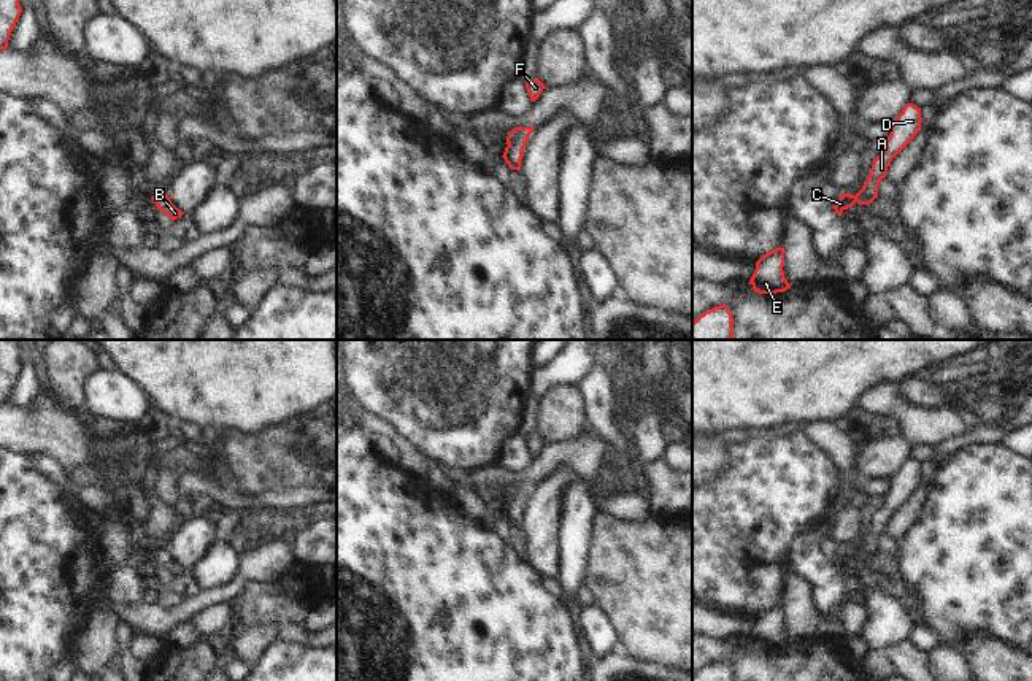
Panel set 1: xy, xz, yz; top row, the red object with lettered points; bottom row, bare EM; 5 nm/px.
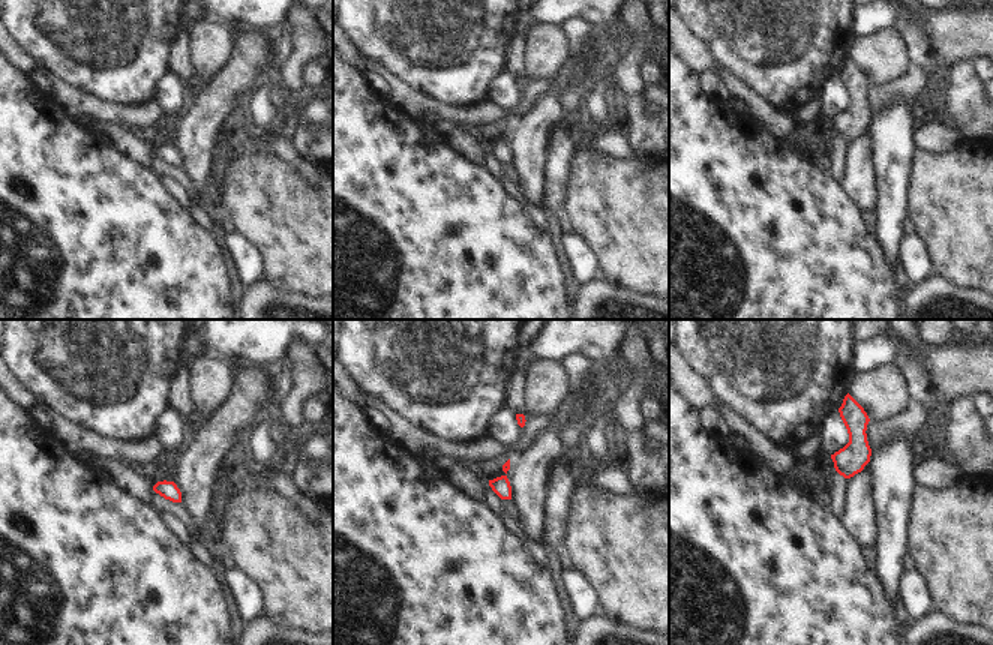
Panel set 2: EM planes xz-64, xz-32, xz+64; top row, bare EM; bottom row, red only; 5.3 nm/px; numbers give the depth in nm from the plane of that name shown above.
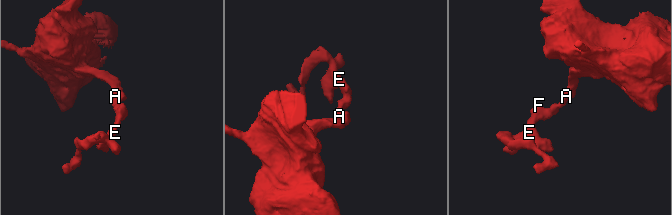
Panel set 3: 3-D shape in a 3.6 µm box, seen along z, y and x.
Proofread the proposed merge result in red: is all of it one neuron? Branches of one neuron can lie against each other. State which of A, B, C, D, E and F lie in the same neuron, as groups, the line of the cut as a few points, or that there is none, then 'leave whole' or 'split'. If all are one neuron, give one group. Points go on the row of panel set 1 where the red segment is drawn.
A B C D E F | no cut | leave whole

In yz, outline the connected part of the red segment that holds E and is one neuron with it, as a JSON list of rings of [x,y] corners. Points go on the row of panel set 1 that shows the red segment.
[[[776,248],[764,254],[756,262],[756,270],[749,279],[754,292],[776,294],[791,289],[791,284],[784,278],[784,248]]]

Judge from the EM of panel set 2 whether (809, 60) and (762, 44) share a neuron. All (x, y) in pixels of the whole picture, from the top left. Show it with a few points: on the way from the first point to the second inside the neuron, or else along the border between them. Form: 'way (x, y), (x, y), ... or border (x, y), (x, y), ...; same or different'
way (797, 48), (792, 44), (774, 44); same

